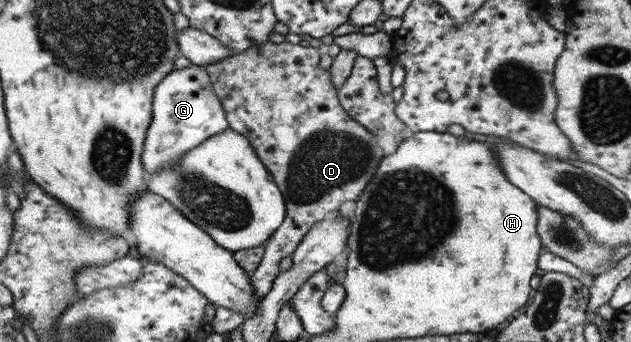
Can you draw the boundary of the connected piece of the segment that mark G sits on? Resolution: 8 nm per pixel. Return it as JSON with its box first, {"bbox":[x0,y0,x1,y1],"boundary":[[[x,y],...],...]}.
{"bbox":[140,64,227,176],"boundary":[[[193,64],[181,69],[173,69],[159,80],[152,94],[151,120],[145,132],[140,156],[144,176],[157,169],[177,165],[183,153],[227,127],[221,101],[213,93],[208,72],[201,65]]]}

